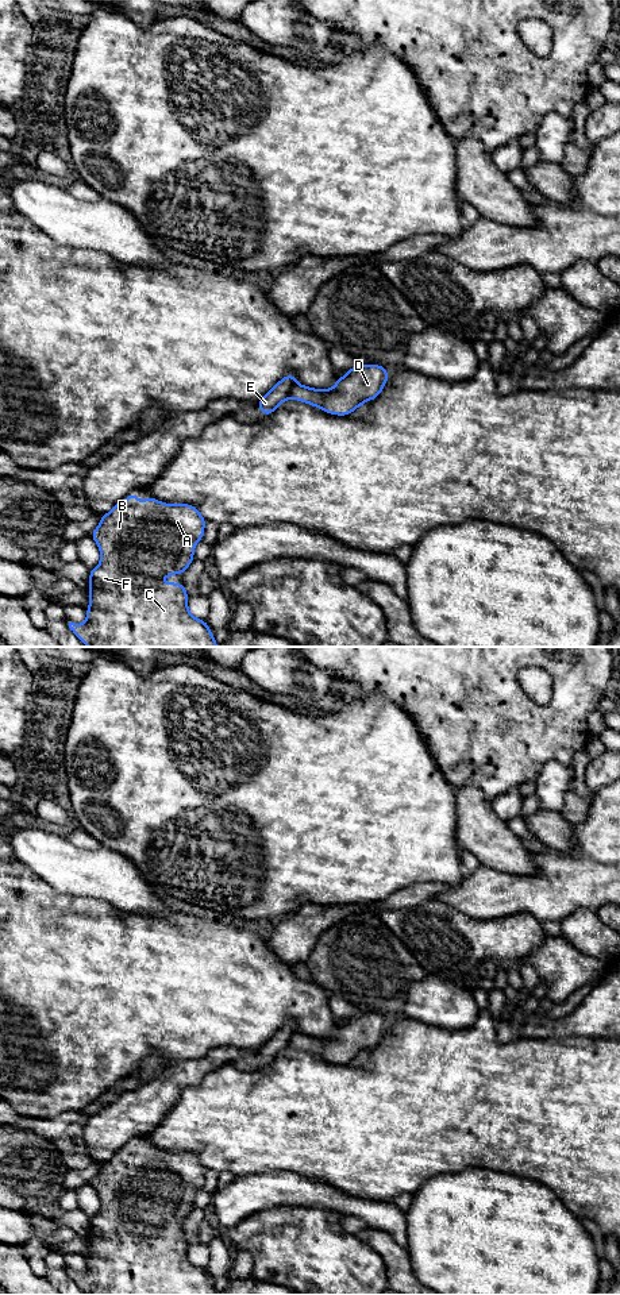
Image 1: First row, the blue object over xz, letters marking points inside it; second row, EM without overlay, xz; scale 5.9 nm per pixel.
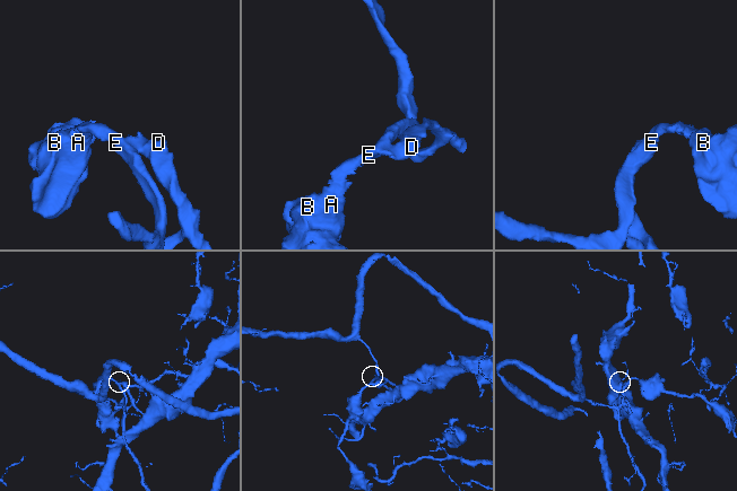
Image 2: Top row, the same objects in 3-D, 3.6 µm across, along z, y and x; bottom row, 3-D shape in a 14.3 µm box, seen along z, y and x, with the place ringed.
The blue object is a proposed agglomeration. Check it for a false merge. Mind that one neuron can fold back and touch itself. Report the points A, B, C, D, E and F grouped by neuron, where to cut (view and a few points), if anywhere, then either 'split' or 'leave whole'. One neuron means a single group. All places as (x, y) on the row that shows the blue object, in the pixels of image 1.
A B C E F / D | xz (296, 382), (288, 397) | split

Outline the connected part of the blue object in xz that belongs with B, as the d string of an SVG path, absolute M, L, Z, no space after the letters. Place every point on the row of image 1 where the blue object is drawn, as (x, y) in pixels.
M132 492L107 514L100 517L99 527L89 535L100 548L100 564L89 570L91 596L86 608L86 623L69 623L70 631L89 647L217 647L207 621L193 617L188 610L188 593L184 583L130 583L123 581L128 574L142 579L161 579L170 574L184 574L195 560L196 543L204 537L207 520L195 505L163 504L155 498L145 497L138 505L138 493Z

